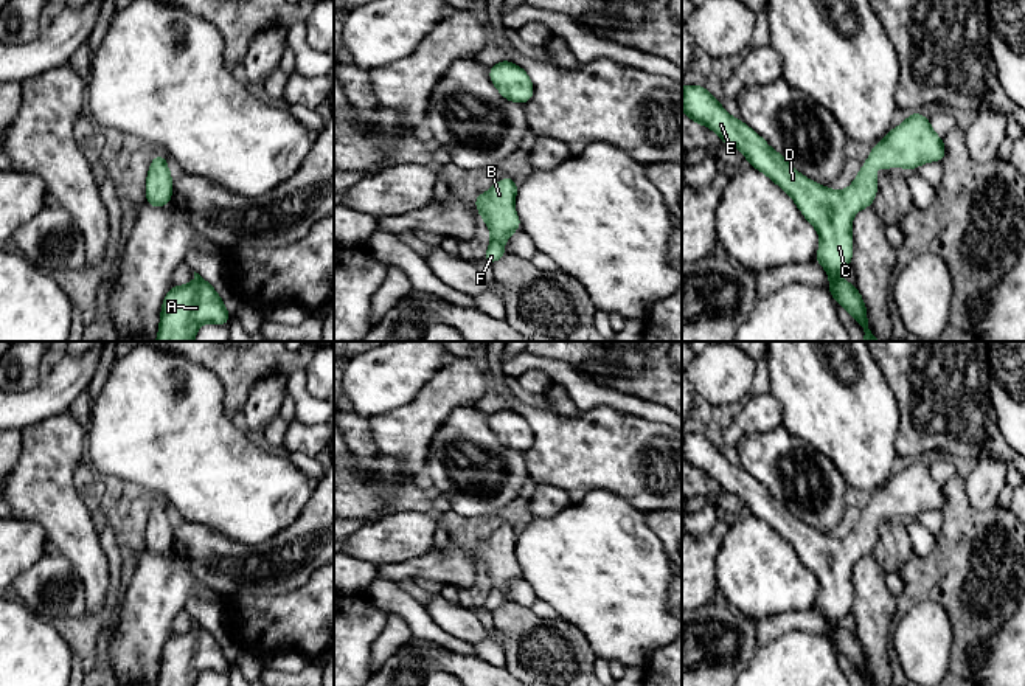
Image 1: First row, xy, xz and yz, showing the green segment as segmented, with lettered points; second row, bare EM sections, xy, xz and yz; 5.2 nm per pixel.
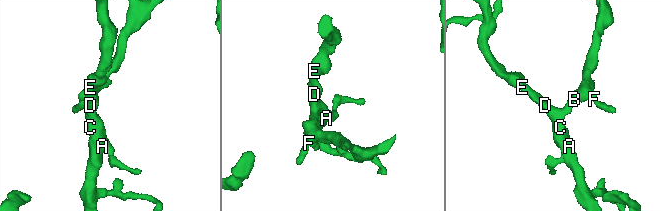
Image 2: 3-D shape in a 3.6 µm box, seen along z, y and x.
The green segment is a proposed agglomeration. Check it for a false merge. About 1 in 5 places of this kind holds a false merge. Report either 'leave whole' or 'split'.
leave whole

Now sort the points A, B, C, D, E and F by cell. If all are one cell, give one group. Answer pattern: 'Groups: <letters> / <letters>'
Groups: A B C D E F

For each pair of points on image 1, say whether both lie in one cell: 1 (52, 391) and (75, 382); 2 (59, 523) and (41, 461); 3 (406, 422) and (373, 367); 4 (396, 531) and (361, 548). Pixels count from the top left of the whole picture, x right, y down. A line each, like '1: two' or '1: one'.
1: one
2: one
3: two
4: one

